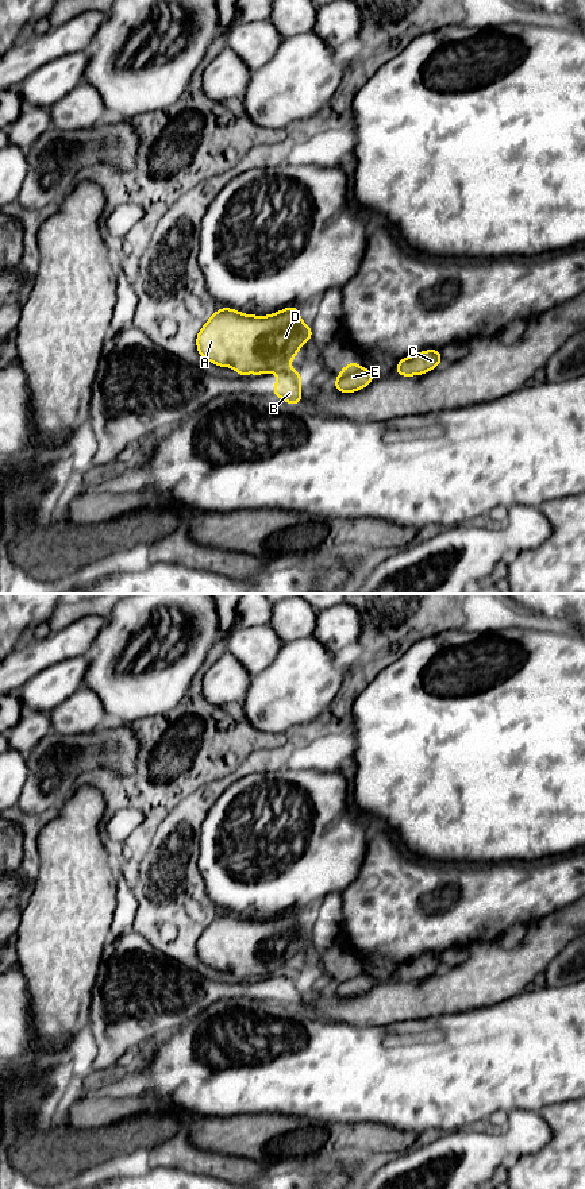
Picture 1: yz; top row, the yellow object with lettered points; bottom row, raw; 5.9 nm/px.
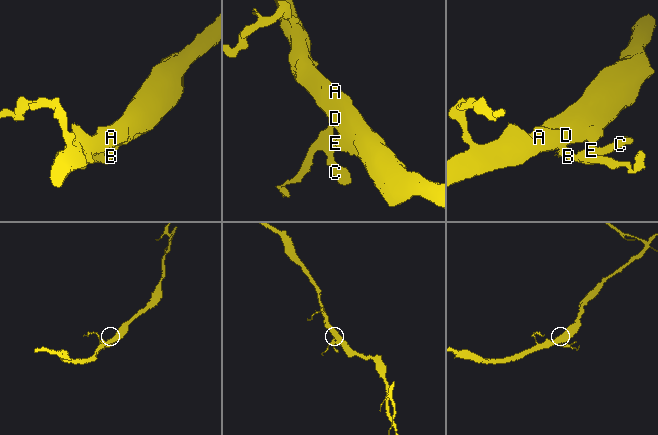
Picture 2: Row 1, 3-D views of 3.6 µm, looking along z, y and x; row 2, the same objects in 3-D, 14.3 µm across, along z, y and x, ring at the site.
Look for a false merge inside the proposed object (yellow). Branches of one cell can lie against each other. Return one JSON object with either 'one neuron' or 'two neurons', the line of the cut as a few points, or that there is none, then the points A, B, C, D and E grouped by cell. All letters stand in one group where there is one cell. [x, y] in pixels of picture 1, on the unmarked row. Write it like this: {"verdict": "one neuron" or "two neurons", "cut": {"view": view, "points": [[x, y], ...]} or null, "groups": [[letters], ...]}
{"verdict": "two neurons", "cut": {"view": "yz", "points": [[288, 969], [268, 976]]}, "groups": [["A", "D"], ["B", "C", "E"]]}

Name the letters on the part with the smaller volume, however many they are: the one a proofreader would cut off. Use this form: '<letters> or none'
B, C, E

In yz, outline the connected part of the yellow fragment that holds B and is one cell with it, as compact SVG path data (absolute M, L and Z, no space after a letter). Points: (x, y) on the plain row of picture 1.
M292 970L270 974L269 977L278 980L278 983L274 985L272 1000L284 1004L289 1010L296 1010L303 1005L303 981L300 977L297 977Z

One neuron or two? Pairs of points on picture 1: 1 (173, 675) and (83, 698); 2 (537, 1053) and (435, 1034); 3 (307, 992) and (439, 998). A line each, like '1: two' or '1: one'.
1: two
2: one
3: one

